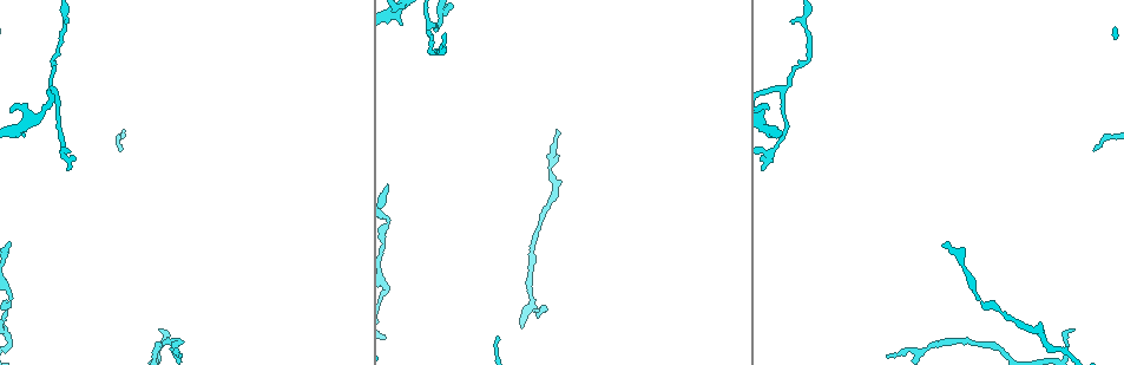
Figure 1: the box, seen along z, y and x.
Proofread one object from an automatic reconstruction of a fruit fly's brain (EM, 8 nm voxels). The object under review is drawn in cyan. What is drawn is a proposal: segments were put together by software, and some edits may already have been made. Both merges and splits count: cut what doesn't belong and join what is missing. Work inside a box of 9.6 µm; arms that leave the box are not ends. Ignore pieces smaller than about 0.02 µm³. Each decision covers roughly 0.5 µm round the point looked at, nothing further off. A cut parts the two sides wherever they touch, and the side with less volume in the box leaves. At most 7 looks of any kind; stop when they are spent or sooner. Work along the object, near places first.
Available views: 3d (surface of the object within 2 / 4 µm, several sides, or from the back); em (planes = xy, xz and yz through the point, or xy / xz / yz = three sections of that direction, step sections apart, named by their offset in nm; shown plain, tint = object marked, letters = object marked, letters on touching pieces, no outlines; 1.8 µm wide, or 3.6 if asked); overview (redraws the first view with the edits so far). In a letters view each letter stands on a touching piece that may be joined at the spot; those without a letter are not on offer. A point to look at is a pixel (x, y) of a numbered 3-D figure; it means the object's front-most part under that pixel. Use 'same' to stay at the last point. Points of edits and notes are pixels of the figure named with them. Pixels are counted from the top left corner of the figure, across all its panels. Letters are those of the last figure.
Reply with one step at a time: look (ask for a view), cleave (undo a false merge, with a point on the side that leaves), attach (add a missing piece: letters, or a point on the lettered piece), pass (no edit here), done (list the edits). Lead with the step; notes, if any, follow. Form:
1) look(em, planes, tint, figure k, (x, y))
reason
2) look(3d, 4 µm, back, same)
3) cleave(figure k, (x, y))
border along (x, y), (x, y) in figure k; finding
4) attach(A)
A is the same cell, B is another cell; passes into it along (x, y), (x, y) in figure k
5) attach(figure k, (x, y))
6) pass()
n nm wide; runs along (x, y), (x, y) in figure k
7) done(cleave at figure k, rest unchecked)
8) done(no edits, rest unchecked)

look(3d, 2 µm, figure 1, (1073, 330))
tapers out

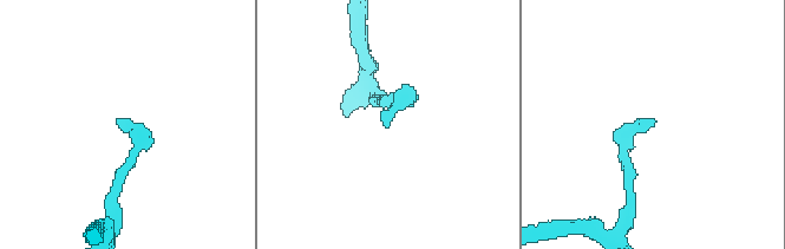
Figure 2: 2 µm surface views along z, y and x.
look(em, xz, step 4, tint, figure 2, (388, 128))

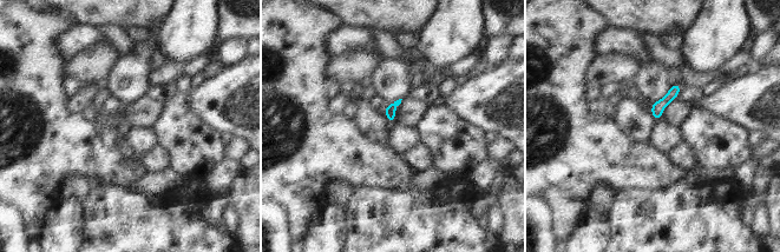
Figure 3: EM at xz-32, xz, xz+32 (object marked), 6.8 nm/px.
look(em, planes, letters, same)
cut it another way

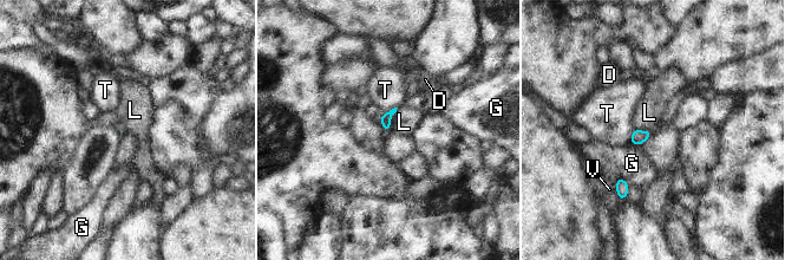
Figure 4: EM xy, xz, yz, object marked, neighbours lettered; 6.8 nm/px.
pass()
D, G, L, T and V are other cells; border along (398, 108), (391, 118), (388, 130) in figure 4; none of them fits

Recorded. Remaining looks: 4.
look(3d, 2 µm, figure 1, (180, 357))
free end

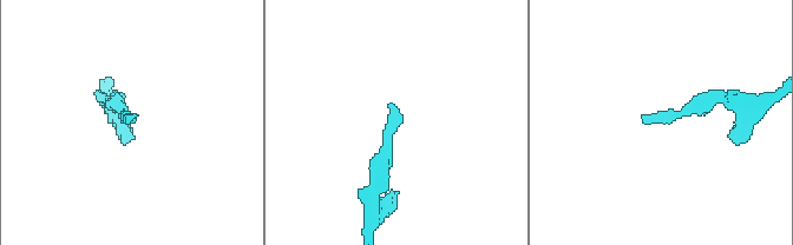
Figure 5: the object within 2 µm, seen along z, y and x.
look(em, planes, plain, figure 5, (395, 108))
now the EM

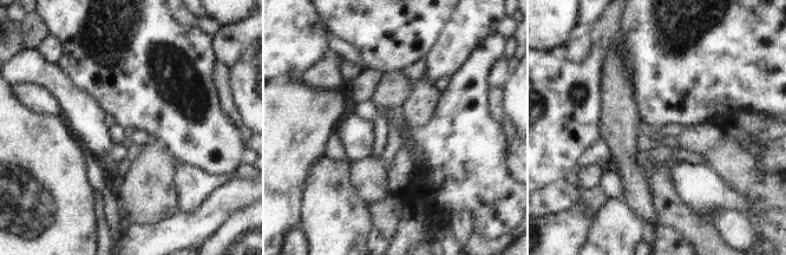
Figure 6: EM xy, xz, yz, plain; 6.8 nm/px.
look(em, planes, letters, same)
what lies round it

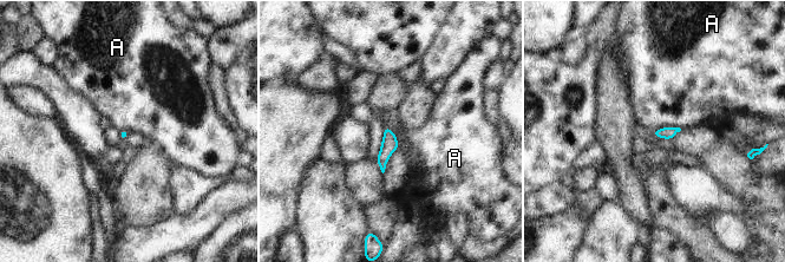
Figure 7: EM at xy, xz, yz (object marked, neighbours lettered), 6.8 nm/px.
pass()
A is another cell; border along (681, 129), (664, 126), (652, 131) in figure 7; no lettered piece goes on from it

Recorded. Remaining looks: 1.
done(no edits, rest unchecked)

